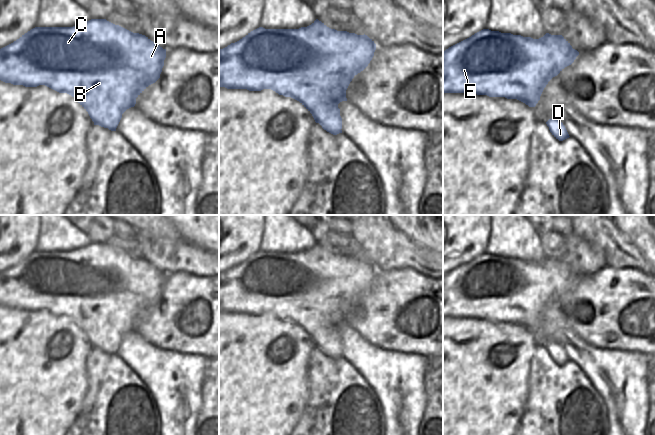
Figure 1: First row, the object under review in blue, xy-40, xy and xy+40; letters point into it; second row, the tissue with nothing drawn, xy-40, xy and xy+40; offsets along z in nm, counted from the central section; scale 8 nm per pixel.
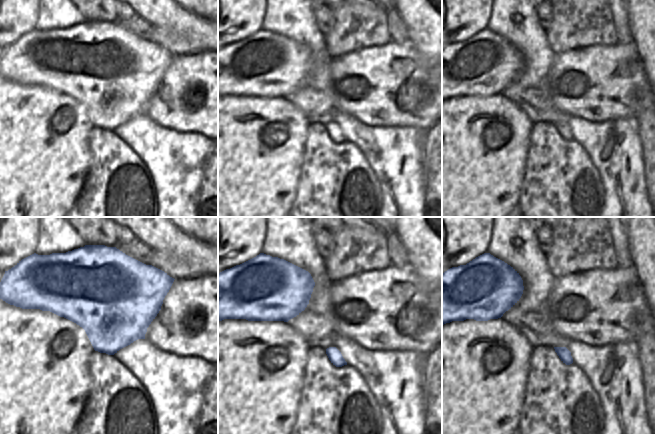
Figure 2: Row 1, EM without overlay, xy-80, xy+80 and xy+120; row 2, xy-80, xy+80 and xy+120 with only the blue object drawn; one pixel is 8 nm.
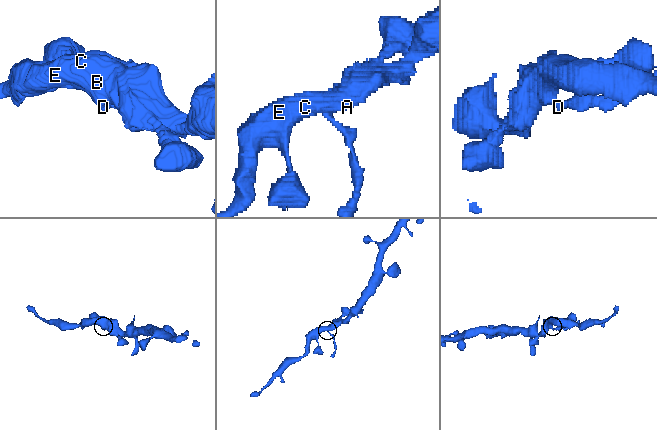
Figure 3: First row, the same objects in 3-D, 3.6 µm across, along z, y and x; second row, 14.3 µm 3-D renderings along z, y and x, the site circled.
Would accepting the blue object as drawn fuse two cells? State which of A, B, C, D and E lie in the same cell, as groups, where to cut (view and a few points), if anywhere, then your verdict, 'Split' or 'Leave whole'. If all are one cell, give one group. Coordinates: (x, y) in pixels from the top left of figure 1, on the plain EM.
Groups: A B C E / D. Split along xy (324, 353), (331, 351), (335, 354), (340, 354). Split

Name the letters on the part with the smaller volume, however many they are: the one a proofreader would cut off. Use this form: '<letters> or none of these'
D

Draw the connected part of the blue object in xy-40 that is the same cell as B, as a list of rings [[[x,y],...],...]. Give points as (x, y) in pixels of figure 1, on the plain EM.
[[[91,243],[73,251],[35,251],[0,273],[0,304],[13,309],[45,309],[71,319],[89,338],[94,349],[116,355],[122,338],[134,331],[136,322],[159,302],[166,282],[163,273],[145,259],[133,257],[106,243]]]

